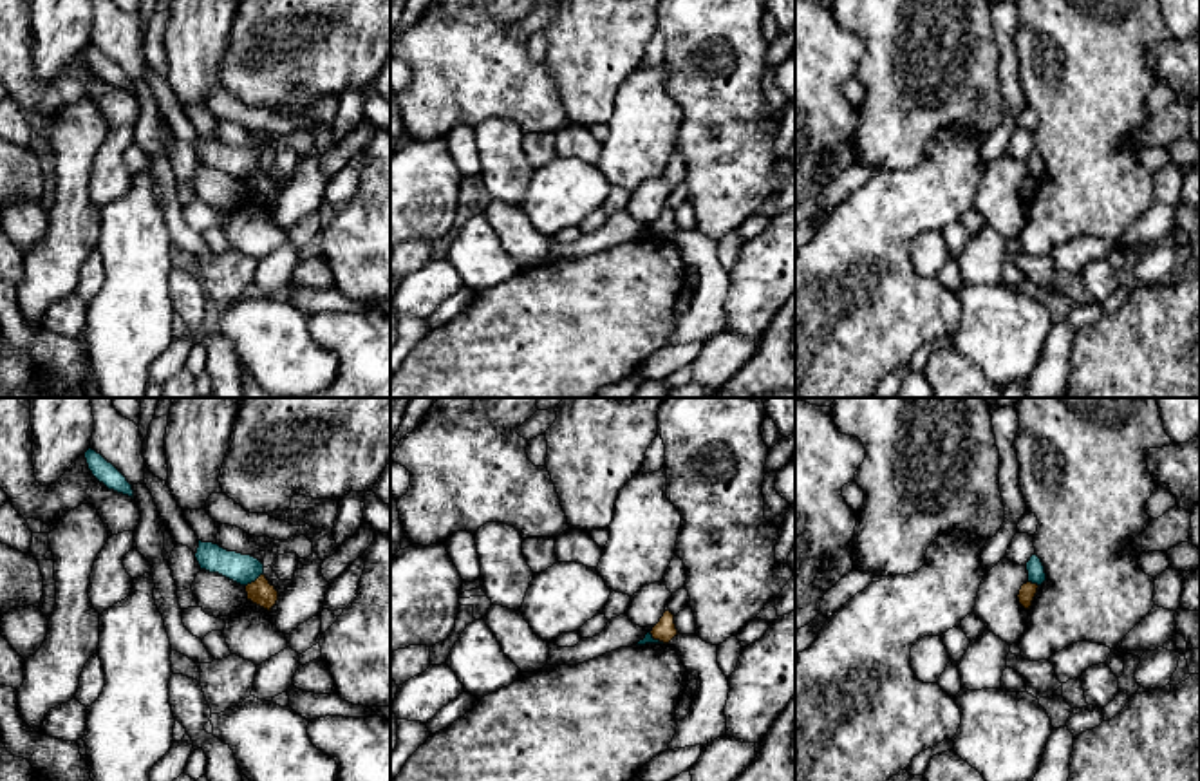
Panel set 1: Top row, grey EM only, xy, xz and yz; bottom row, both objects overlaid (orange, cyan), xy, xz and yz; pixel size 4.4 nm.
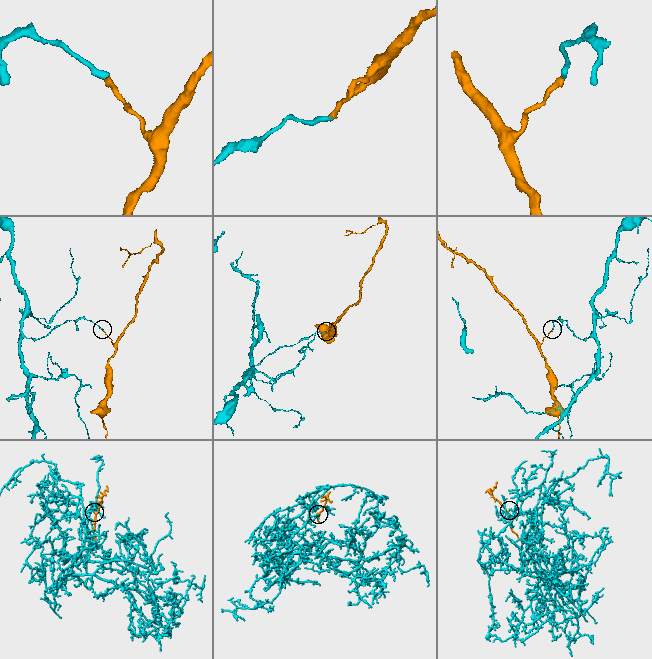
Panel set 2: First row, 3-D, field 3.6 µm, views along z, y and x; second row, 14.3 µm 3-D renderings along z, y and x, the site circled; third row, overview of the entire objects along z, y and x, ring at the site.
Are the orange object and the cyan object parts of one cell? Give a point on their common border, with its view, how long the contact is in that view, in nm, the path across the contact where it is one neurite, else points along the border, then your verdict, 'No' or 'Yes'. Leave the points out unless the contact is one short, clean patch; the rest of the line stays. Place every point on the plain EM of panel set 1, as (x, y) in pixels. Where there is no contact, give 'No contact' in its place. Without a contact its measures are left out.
Touches orange at xy (255, 176). Shared border 100 nm. Boundary: xy (262, 169), (246, 181). No

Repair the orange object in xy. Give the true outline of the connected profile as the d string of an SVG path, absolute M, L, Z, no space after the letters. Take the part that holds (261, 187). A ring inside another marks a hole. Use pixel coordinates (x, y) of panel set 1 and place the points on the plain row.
M260 170L255 177L246 181L248 195L271 206L278 195L278 186L269 179L266 170Z

